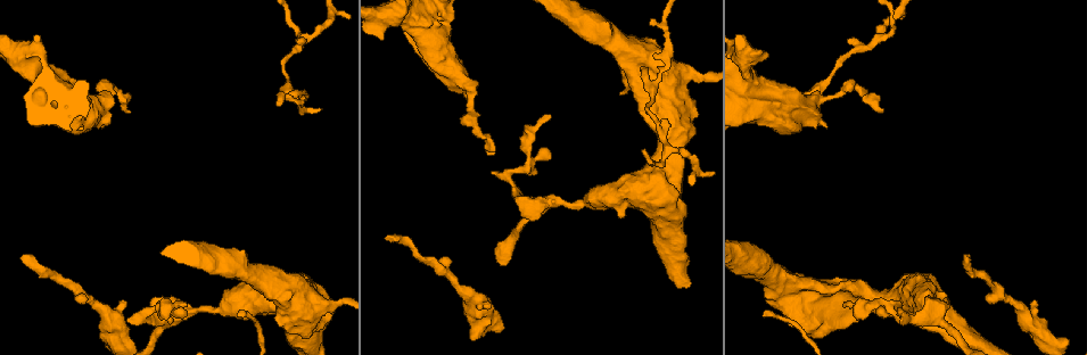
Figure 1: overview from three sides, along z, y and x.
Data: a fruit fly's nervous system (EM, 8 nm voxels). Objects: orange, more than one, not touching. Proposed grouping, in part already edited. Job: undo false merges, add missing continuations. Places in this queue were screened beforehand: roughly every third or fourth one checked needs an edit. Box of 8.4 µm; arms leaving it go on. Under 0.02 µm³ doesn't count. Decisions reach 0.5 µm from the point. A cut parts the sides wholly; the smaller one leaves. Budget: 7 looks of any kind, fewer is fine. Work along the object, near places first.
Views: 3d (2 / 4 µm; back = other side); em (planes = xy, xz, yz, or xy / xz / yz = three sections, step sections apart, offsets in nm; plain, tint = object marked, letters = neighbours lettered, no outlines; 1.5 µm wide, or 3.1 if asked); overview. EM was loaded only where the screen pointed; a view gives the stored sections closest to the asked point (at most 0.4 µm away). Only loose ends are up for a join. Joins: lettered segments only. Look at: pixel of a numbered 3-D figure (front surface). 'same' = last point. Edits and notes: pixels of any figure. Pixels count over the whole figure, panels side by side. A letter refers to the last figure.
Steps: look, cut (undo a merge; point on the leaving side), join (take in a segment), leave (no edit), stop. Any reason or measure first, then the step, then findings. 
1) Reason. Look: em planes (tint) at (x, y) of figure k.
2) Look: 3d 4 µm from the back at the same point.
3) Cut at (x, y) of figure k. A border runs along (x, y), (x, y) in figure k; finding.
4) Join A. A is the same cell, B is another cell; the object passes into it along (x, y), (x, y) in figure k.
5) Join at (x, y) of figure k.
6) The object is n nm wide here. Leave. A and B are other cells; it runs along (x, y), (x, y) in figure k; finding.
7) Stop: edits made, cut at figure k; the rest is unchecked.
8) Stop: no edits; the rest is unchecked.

Tapers out. Look: 3d 2 µm at (183, 304) of figure 1.

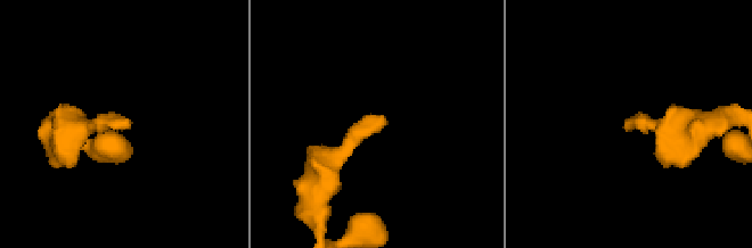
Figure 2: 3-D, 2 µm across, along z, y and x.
Shape alone is not enough. Look: em yz step 8 (tint) at (624, 122) of figure 2.

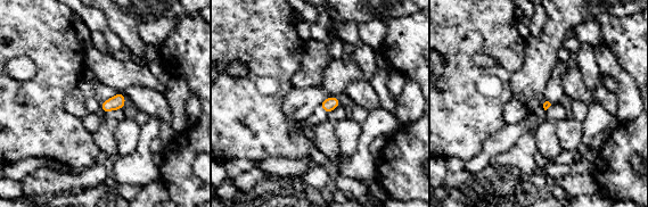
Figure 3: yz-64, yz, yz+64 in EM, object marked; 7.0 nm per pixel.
Look: em planes (letters) at the same point.

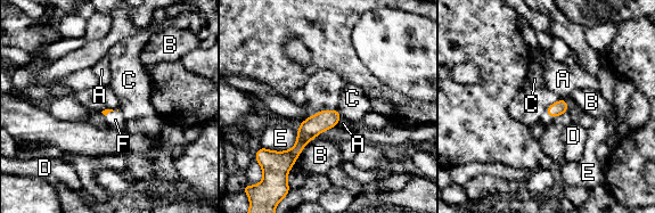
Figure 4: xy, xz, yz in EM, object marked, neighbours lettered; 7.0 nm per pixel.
Join F. F is the same cell, A, B, C, D and E are other cells; it goes on there.

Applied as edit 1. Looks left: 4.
Look: overview.

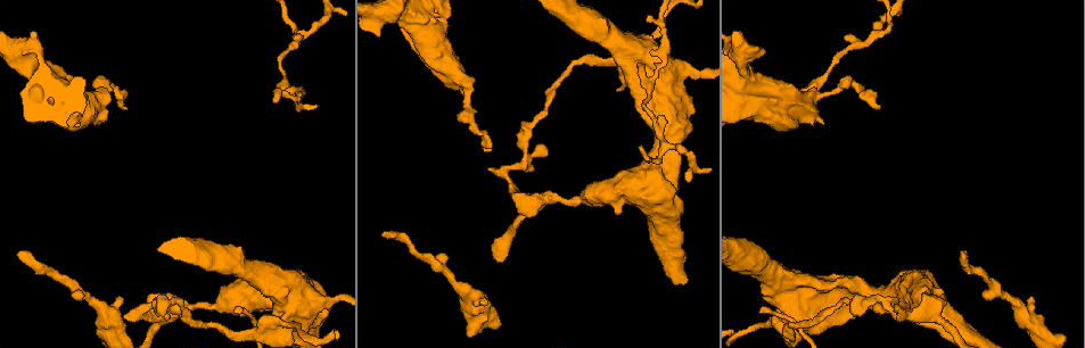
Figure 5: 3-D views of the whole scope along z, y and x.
Look: em yz step 8 (tint) at (965, 253) of figure 5.

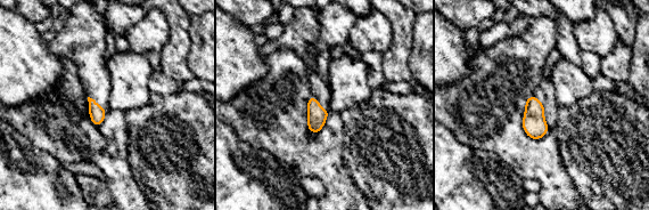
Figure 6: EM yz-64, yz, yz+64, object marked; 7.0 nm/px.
Another direction. Look: em xz step 8 (letters) at the same point.

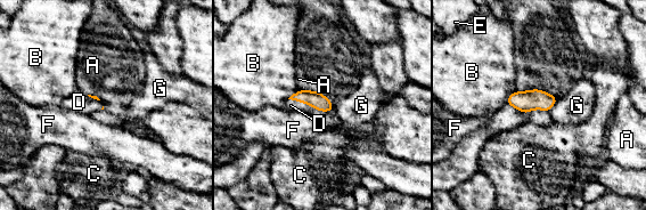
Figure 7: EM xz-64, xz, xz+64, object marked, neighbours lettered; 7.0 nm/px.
The longest contact is with D, 200 nm. Join D. D is the same cell, A, B, C, E, F and G are other cells; it goes on there.

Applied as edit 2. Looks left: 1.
Stop: edits made, join at figure 4, join at figure 7; the rest is unchecked.

